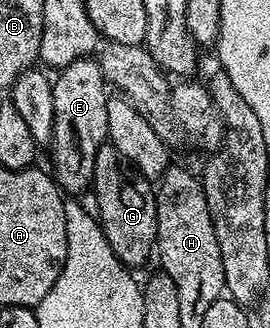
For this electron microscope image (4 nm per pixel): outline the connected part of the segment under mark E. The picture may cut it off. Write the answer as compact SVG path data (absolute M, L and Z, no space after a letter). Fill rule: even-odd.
M90 56L80 58L71 64L60 67L58 78L52 79L55 96L55 128L53 129L53 167L51 173L60 189L69 196L81 196L93 184L95 172L95 155L99 148L106 145L107 104L109 98L107 83L101 71L100 61Z

